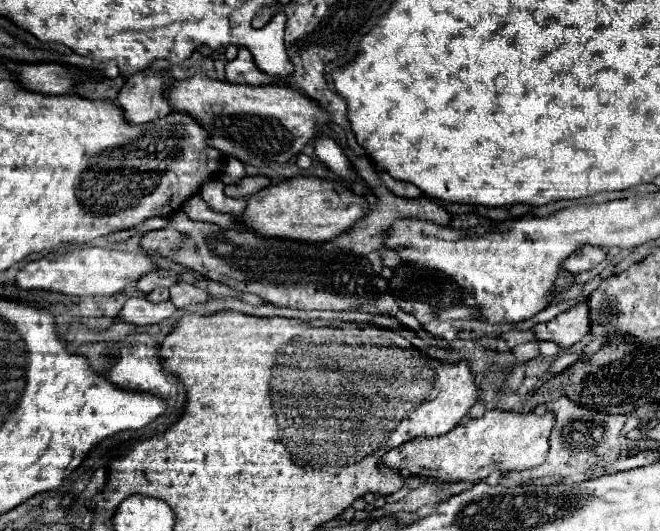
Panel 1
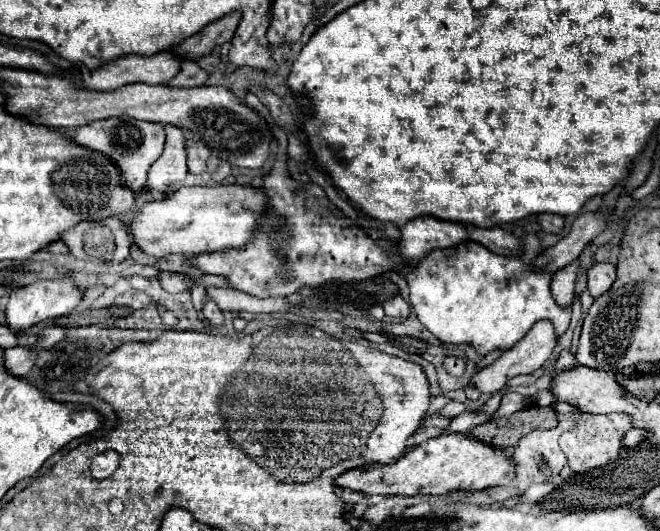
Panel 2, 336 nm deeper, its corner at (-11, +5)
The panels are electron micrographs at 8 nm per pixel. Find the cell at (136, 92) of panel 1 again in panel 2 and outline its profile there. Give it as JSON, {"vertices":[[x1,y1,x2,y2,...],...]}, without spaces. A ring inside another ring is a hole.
{"vertices":[[105,118,105,120,95,120,91,124,79,126,73,134,73,142,99,152,103,156,107,156,111,162,115,162,115,166,119,166,119,174,121,174,121,184,127,186,133,192,147,192,147,170,149,166,155,162,155,158,159,158,161,150,163,150,163,138,165,138,165,130,163,126,155,124,155,122,143,122,143,120,135,120,135,118]]}

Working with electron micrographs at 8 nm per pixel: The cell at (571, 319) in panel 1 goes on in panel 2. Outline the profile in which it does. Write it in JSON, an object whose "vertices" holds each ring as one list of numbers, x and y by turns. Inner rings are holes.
{"vertices":[[541,320,533,326,533,330,523,338,519,340,511,350,503,352,493,364,489,364,487,368,479,370,477,374,471,376,469,380,469,386,475,386,481,394,495,394,497,390,501,390,513,376,519,376,519,374,533,374,535,370,539,370,543,366,543,362,551,356,553,348,555,348,557,340,555,340,555,330,551,326,551,322,547,320]]}

